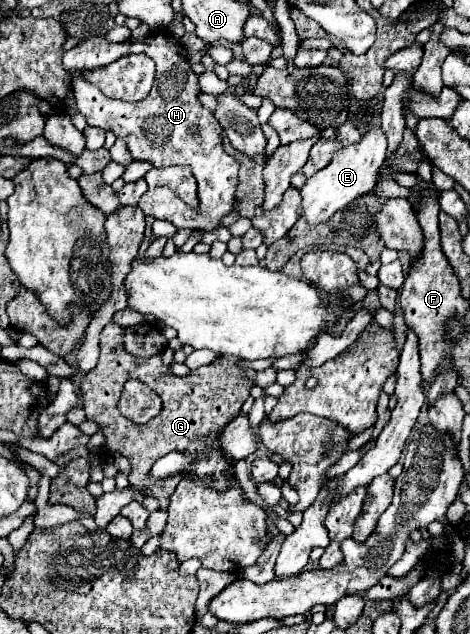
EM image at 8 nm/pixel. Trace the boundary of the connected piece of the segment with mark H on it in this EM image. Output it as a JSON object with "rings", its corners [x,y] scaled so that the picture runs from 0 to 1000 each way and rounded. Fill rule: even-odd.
{"rings":[[[345,50],[323,54],[294,66],[234,69],[221,60],[187,60],[170,73],[136,85],[136,104],[157,117],[157,158],[166,177],[183,186],[187,199],[217,205],[238,205],[247,218],[260,218],[285,246],[285,252],[323,256],[328,262],[404,262],[421,284],[421,331],[409,331],[366,300],[353,295],[317,297],[298,312],[294,325],[306,338],[332,347],[366,350],[374,360],[404,363],[455,363],[472,341],[498,328],[498,303],[506,290],[506,256],[477,240],[468,199],[451,177],[421,161],[421,120],[391,95],[383,63],[353,57]],[[268,85],[311,85],[332,98],[332,129],[315,155],[298,161],[238,158],[217,151],[217,145],[170,126],[174,110],[213,107],[243,98]]]}

